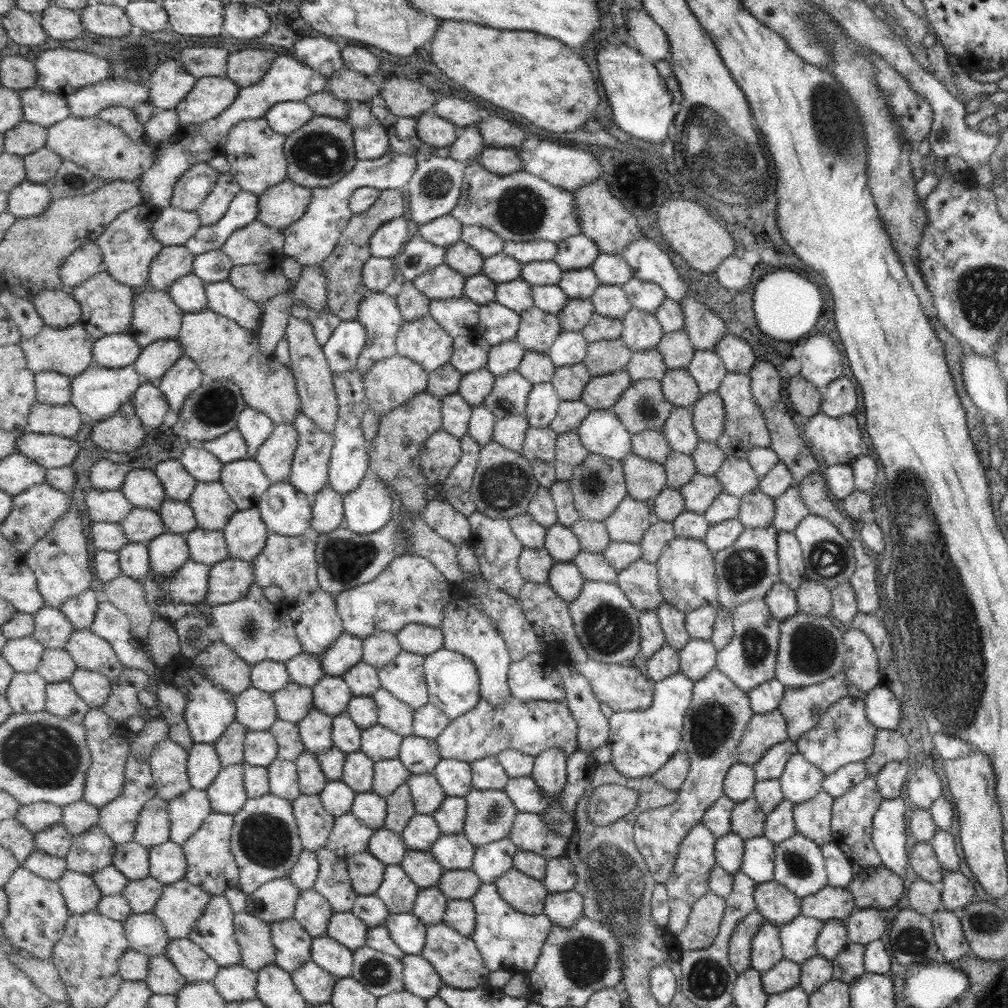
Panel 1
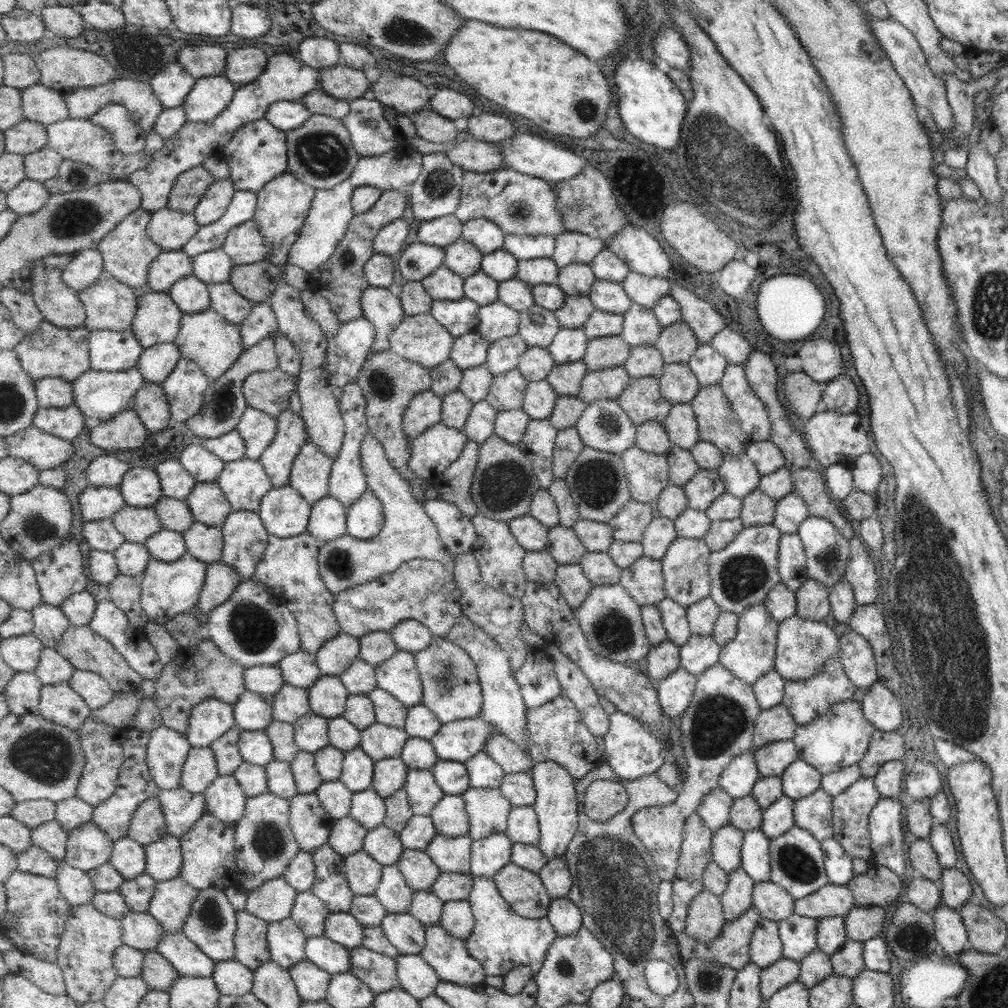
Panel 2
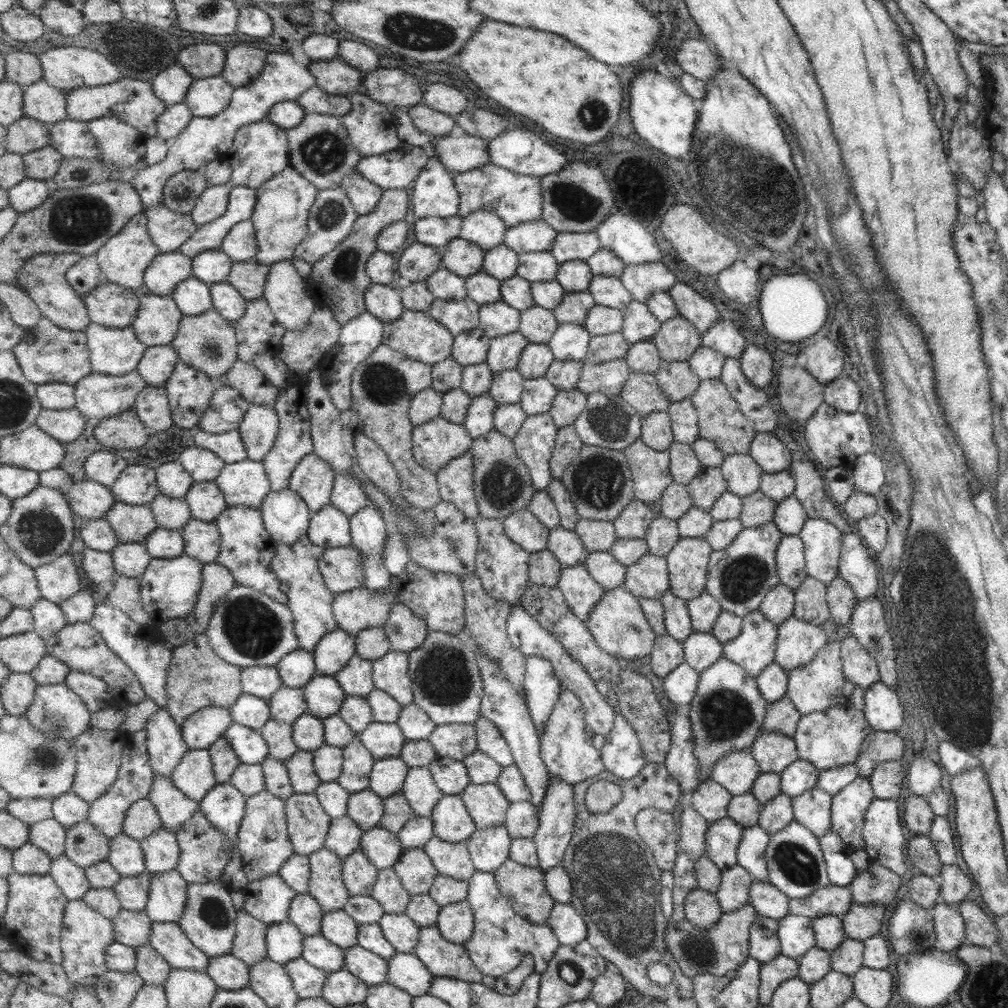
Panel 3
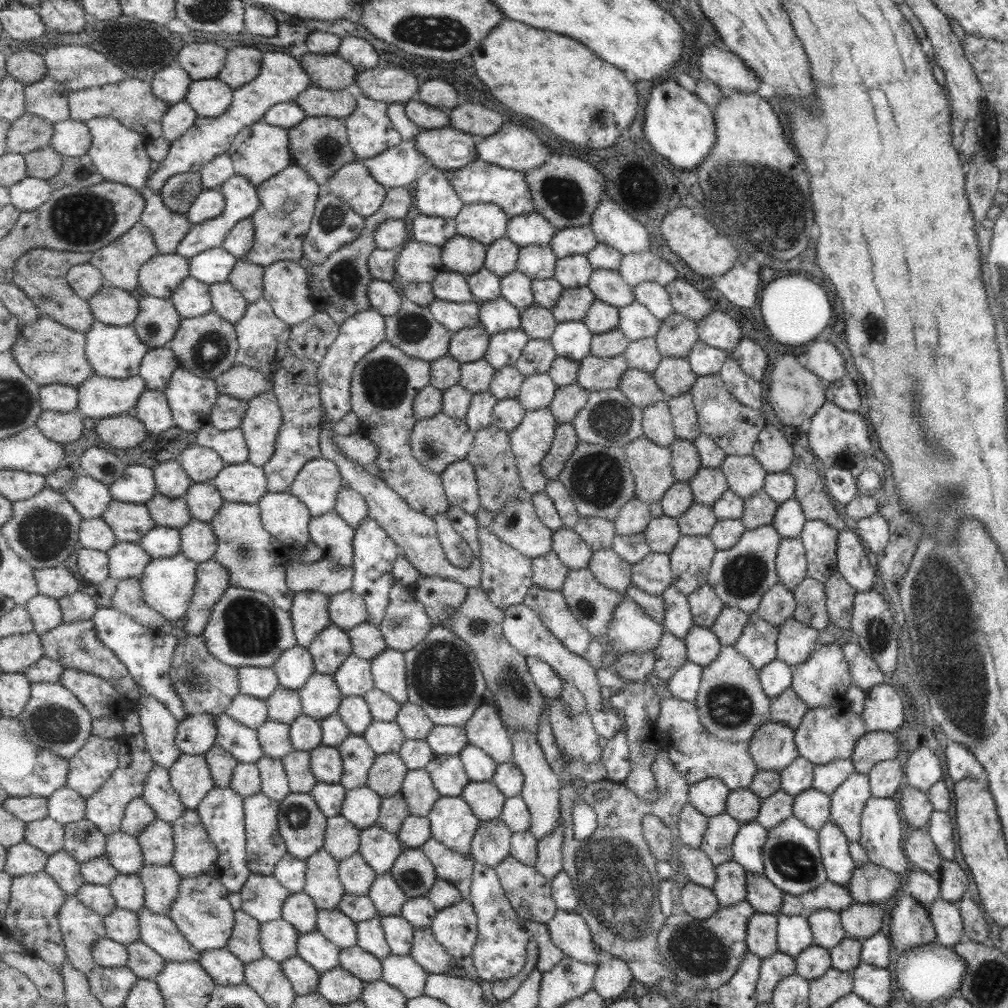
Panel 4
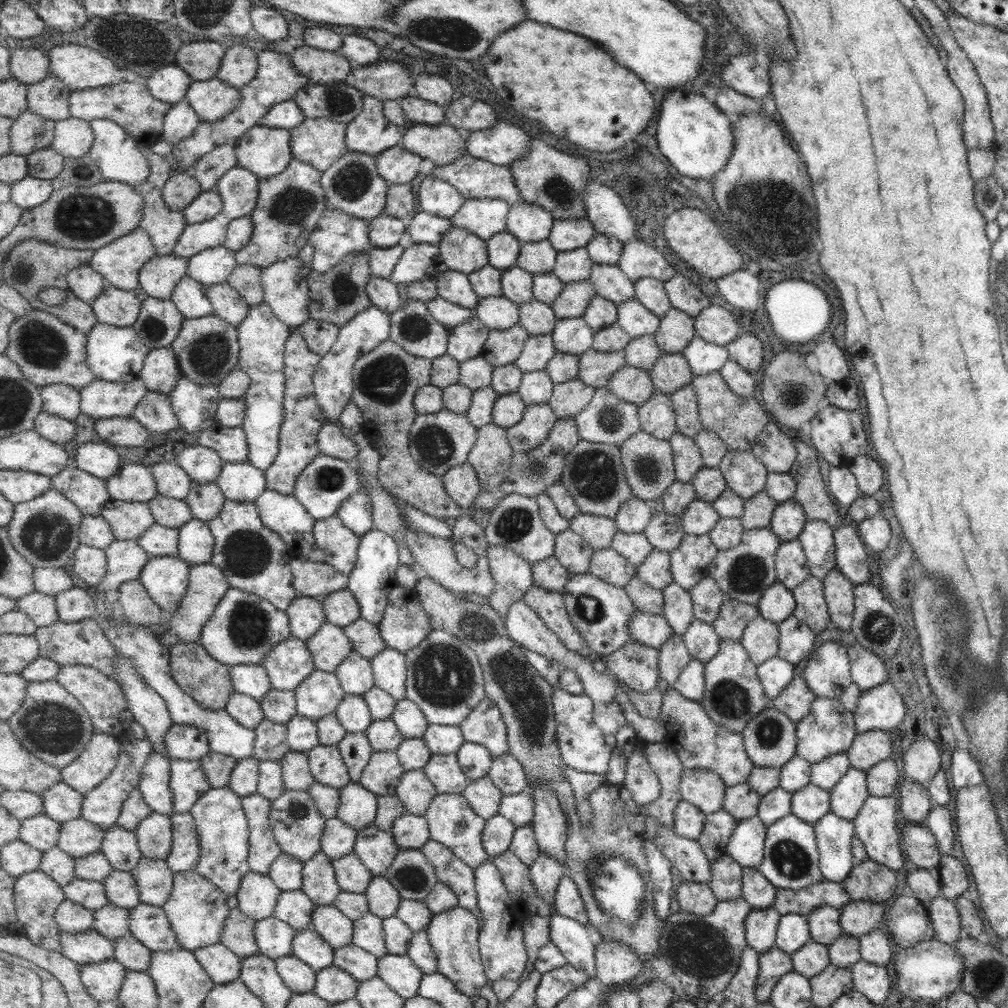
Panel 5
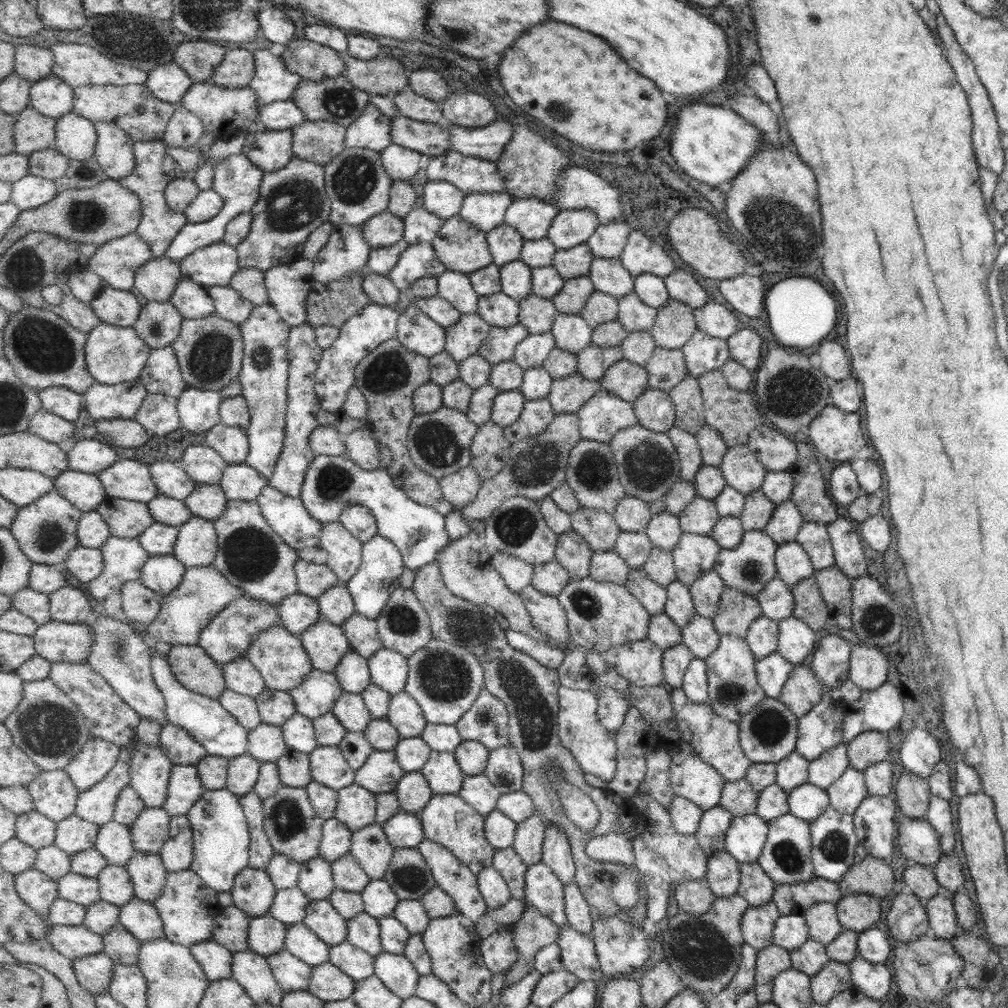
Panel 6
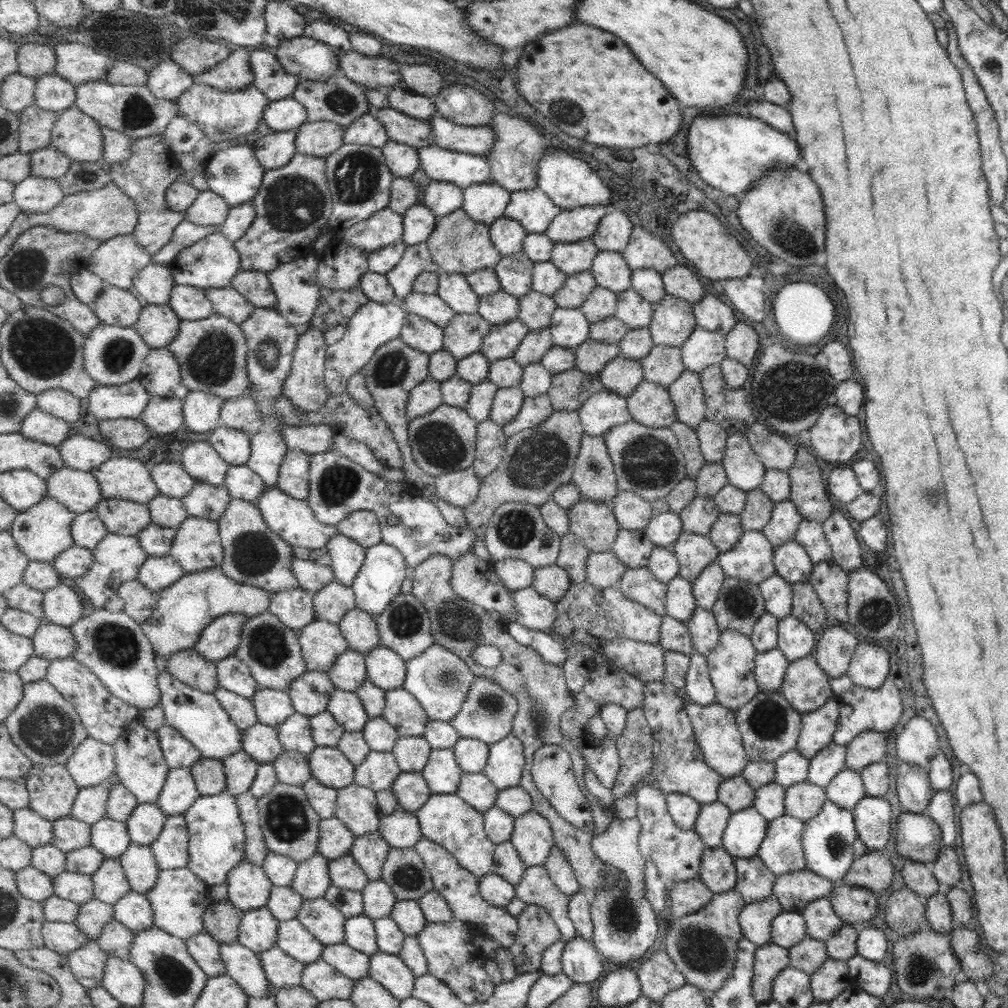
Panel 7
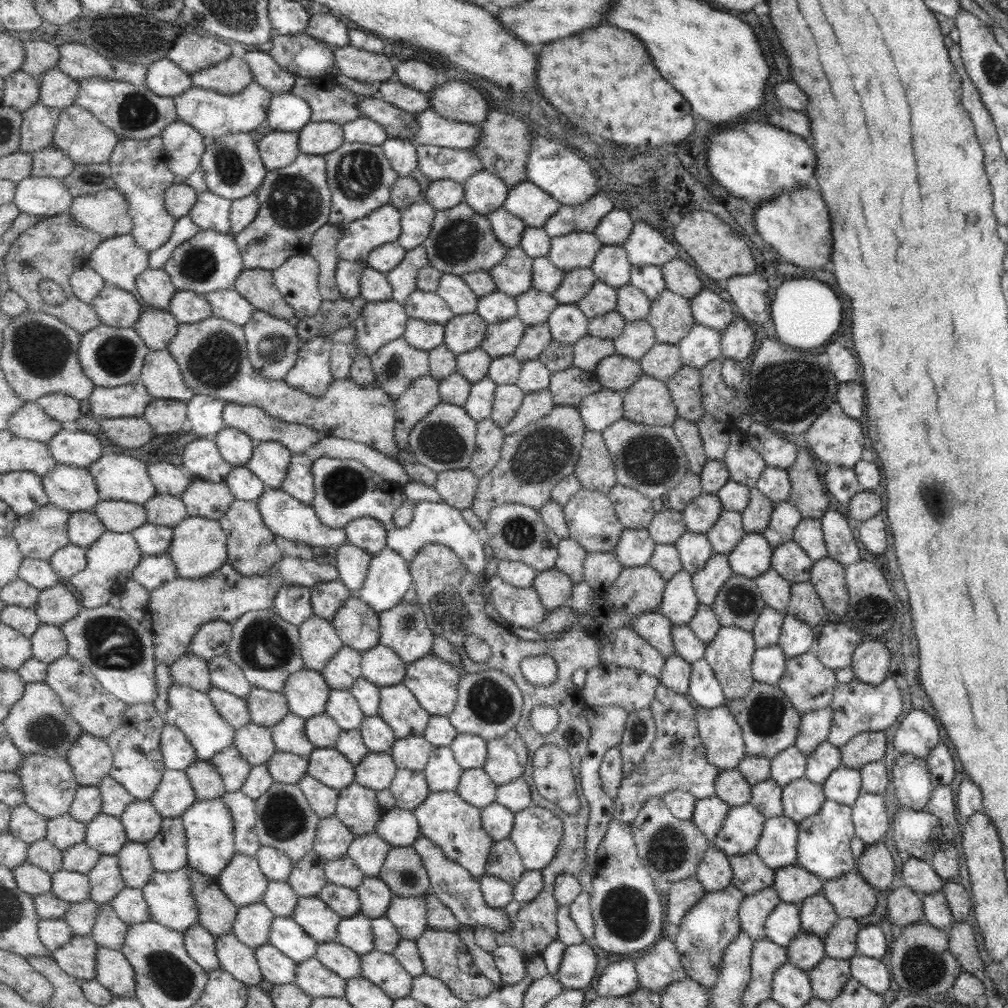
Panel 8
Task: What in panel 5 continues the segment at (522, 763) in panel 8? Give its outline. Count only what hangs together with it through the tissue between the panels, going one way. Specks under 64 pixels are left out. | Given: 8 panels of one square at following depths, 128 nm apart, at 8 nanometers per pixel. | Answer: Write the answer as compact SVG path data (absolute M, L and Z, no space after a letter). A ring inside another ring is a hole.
M510 751L494 757L494 764L488 777L503 791L504 795L519 794L530 786L526 768Z

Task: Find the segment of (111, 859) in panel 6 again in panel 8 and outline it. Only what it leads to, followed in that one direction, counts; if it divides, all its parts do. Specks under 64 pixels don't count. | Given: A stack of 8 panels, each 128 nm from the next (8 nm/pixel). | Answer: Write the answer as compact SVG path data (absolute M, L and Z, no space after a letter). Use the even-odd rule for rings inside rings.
M102 812L88 824L86 843L102 855L117 855L127 841L126 827L120 817Z

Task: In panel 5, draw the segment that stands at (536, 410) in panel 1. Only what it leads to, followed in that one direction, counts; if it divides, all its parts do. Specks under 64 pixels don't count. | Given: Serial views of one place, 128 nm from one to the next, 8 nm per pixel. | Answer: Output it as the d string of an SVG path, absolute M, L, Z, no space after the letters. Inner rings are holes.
M546 370L526 372L518 390L526 406L548 404L554 396L554 386L551 375Z

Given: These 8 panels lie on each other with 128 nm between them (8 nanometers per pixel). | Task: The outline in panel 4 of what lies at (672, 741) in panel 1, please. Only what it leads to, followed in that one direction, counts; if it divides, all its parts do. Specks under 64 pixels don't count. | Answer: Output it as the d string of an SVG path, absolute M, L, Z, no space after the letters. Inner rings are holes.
M688 660L668 681L670 695L695 702L702 685L703 667ZM619 732L617 736L608 739L603 750L603 766L607 769L607 779L623 783L631 774L631 750L626 732Z

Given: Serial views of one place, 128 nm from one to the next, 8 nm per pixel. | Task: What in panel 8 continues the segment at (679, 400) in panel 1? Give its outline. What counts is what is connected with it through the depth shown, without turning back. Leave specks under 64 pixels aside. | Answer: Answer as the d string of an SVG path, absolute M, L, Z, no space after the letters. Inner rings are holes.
M657 343L639 361L645 375L658 378L666 383L683 368L682 351L678 344Z

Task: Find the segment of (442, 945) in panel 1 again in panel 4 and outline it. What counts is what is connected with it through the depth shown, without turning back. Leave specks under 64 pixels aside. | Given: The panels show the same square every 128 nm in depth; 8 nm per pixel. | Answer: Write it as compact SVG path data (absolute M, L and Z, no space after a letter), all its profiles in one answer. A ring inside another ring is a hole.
M429 928L414 930L414 945L410 956L430 974L450 974L453 958L446 948L434 938L434 932Z

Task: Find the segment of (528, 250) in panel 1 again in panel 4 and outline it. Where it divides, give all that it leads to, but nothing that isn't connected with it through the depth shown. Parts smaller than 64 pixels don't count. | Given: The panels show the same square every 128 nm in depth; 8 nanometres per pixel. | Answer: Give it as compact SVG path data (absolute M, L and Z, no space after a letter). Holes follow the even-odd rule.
M536 210L510 218L507 237L520 248L550 246L558 229Z

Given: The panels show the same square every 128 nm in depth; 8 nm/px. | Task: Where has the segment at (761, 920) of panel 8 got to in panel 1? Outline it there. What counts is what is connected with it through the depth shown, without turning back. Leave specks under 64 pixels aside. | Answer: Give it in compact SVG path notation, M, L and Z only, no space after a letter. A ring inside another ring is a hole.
M764 920L750 943L750 968L759 970L759 973L765 972L781 959L778 927Z

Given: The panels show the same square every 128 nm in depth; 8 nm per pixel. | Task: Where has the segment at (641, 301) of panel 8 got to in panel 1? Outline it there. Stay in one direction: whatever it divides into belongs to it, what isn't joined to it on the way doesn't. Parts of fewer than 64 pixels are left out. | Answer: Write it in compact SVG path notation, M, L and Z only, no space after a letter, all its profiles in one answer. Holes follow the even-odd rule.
M632 307L622 321L624 324L622 339L631 350L655 349L662 341L664 332L655 313Z

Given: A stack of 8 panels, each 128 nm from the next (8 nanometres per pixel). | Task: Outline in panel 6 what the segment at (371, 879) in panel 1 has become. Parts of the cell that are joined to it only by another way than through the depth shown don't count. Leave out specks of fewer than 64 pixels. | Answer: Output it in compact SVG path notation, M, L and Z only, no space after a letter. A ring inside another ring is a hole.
M351 854L332 863L337 889L362 893L372 878Z

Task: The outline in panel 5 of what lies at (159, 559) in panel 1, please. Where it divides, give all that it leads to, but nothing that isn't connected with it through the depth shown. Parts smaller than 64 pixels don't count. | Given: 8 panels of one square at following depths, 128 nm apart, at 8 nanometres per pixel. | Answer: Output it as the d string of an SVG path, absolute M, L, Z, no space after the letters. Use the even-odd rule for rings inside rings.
M155 523L138 543L152 557L177 557L179 554L180 529Z

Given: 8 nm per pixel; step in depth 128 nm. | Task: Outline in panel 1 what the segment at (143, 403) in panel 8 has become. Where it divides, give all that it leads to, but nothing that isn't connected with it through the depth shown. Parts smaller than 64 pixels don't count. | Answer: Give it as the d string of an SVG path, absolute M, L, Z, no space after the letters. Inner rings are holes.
M95 363L73 378L70 403L78 407L91 420L102 421L118 413L124 405L132 401L137 389L145 382L147 379L133 366L105 367Z

